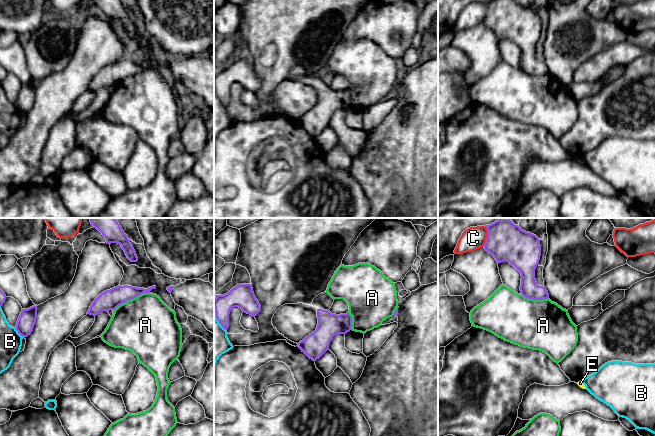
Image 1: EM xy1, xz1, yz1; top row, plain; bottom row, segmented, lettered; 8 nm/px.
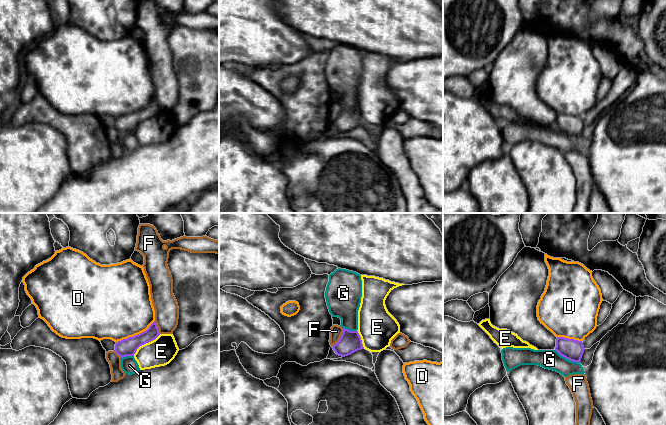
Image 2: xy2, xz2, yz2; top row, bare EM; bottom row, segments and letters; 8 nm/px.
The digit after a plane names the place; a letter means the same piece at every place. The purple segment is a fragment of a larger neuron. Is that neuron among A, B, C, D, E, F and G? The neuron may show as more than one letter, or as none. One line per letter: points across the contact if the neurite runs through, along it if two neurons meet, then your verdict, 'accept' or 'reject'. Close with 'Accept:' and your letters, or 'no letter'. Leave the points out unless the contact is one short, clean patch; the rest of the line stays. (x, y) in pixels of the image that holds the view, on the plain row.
A: reject
B: reject
C: reject
D: border xy2 (154, 96), (145, 106), (116, 118); reject
E: reject
F: reject
G: border yz2 (555, 125), (566, 134), (579, 139); reject
Accept: no letter

